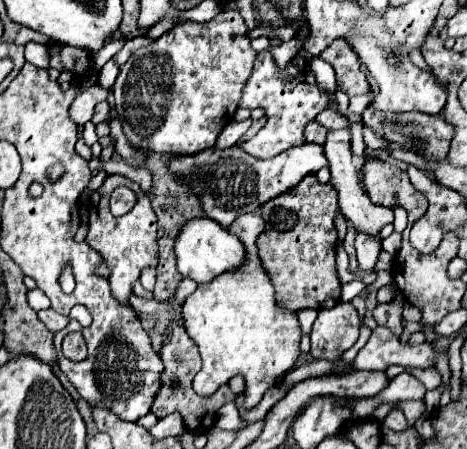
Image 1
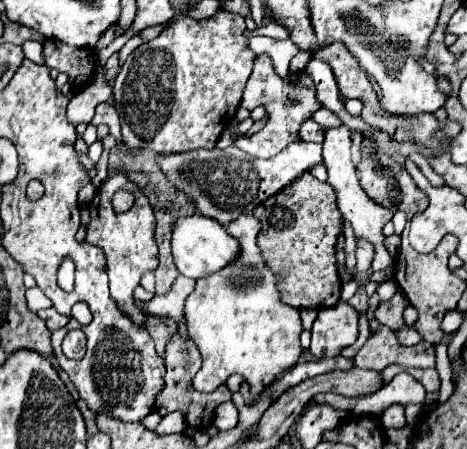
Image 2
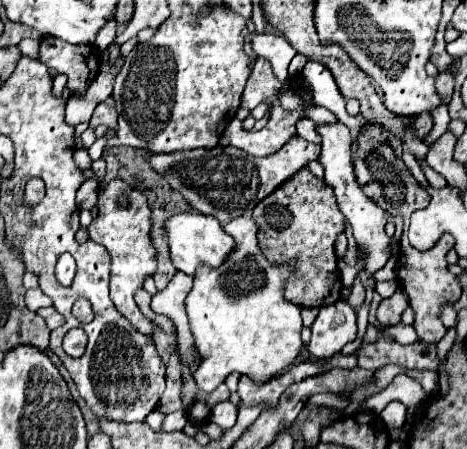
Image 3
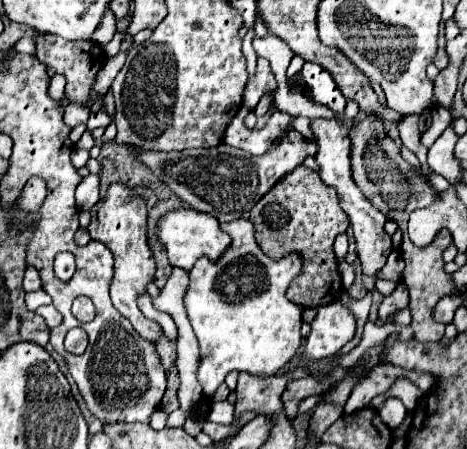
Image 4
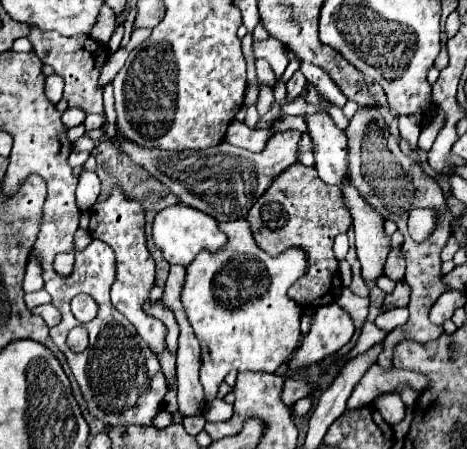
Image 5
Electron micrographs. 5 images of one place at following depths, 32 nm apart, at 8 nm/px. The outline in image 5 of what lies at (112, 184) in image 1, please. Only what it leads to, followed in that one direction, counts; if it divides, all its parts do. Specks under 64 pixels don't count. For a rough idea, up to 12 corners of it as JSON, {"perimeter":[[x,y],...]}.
{"perimeter":[[112,188],[90,236],[116,254],[112,304],[158,354],[166,328],[146,316],[154,260],[144,206]]}

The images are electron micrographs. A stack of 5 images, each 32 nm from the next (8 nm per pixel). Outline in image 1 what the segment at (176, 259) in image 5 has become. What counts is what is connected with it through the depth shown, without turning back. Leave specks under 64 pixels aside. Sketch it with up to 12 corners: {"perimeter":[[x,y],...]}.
{"perimeter":[[210,218],[182,226],[182,276],[210,282],[246,262],[246,248]]}

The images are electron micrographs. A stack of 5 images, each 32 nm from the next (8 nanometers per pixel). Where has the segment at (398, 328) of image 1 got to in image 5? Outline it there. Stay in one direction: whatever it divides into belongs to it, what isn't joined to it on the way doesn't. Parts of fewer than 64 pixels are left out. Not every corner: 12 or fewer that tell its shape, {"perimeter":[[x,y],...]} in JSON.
{"perimeter":[[400,280],[384,298],[382,312],[408,304],[408,284]]}

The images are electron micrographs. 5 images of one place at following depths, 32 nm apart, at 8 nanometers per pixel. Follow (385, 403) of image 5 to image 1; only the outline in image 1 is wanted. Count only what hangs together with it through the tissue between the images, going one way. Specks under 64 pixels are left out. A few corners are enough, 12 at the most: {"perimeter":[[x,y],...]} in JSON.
{"perimeter":[[390,412],[384,426],[398,432],[410,428],[402,412]]}

